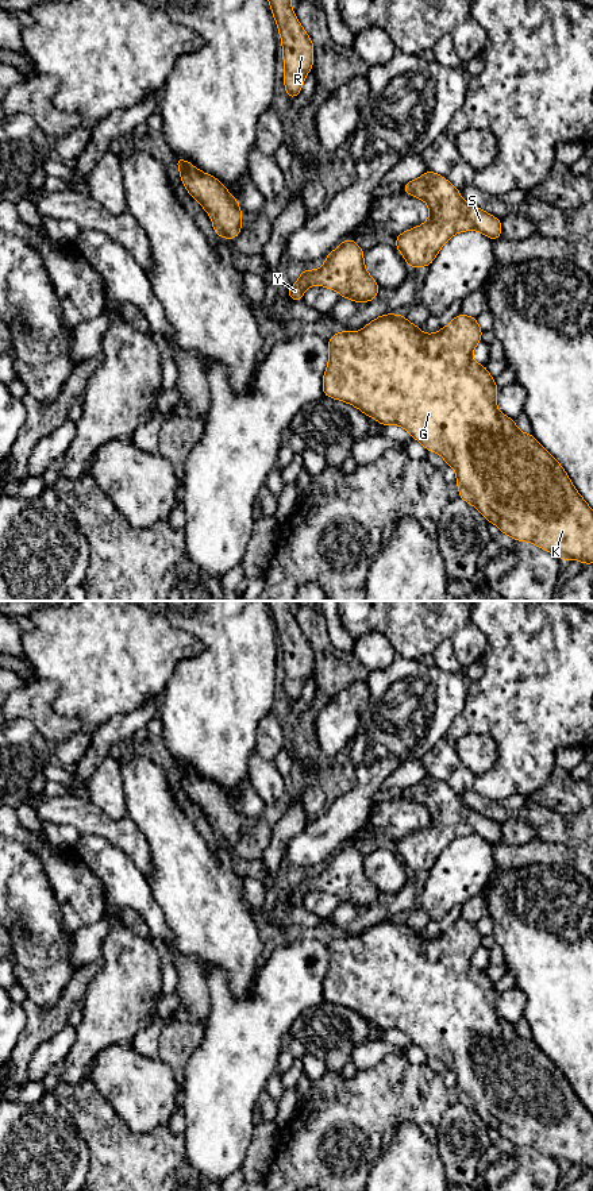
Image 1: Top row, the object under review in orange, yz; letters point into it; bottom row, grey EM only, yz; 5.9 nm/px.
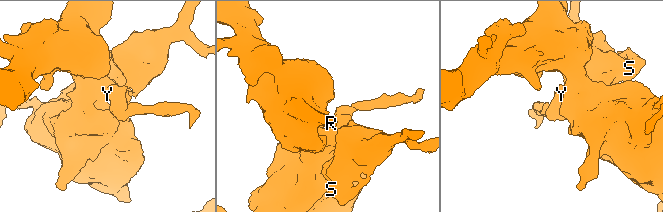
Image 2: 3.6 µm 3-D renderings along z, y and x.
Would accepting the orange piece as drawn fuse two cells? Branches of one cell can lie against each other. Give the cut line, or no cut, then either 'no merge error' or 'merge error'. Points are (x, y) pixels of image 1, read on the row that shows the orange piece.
cut none; no merge error

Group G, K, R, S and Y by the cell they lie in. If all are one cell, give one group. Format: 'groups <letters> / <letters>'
groups G K R S Y

